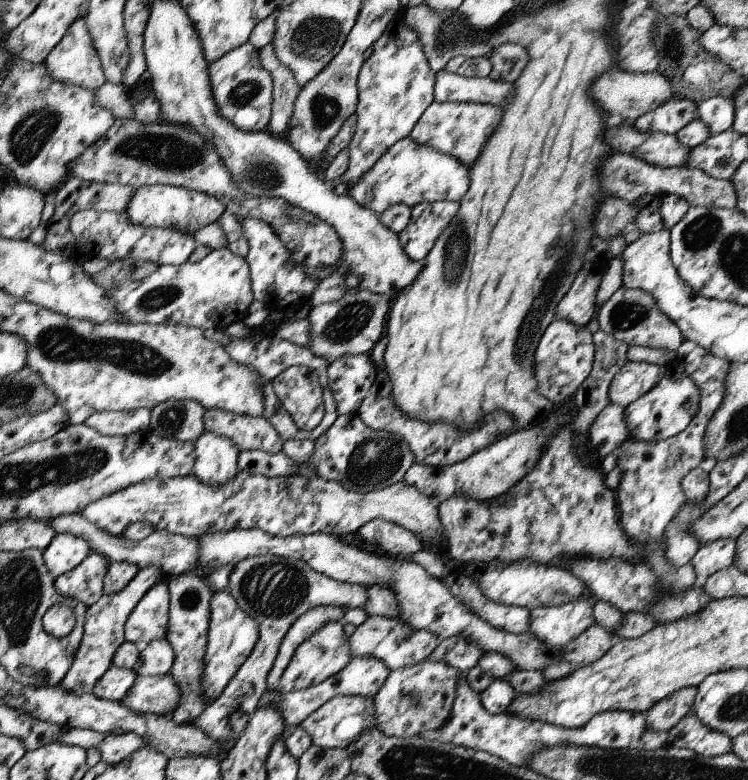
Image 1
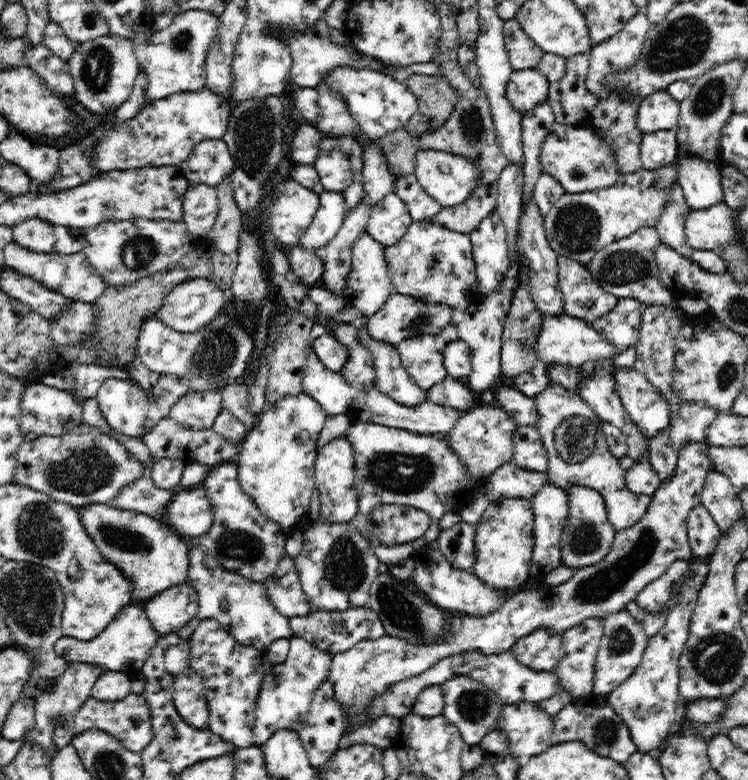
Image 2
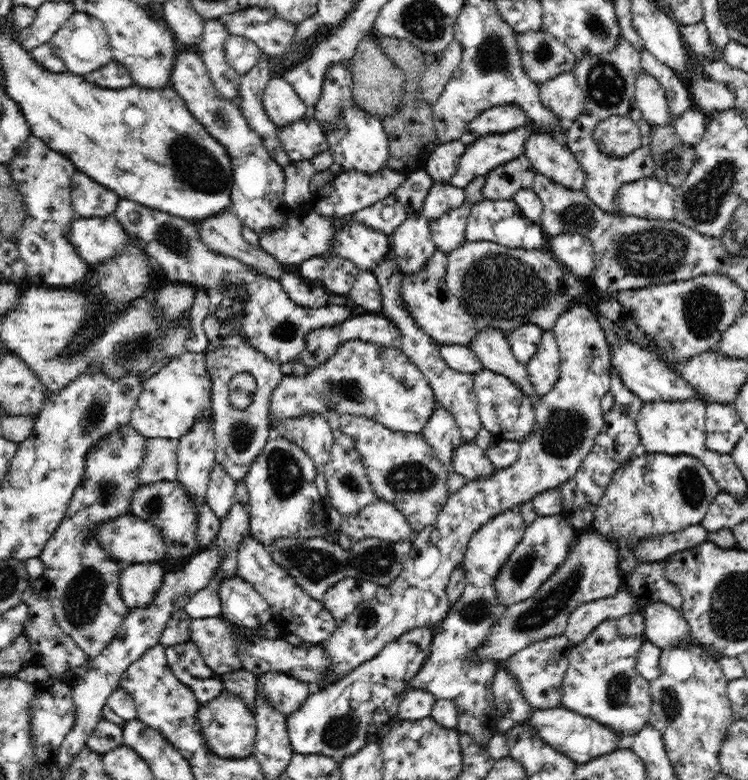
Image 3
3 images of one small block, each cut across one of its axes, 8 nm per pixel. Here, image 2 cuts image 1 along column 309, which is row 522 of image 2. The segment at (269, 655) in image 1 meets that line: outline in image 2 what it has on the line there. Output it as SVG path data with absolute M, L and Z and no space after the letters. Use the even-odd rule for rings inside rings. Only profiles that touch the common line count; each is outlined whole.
M574 486L566 490L569 499L568 526L560 538L562 562L573 569L595 565L610 550L615 530L606 515L606 505L602 496L583 486Z

